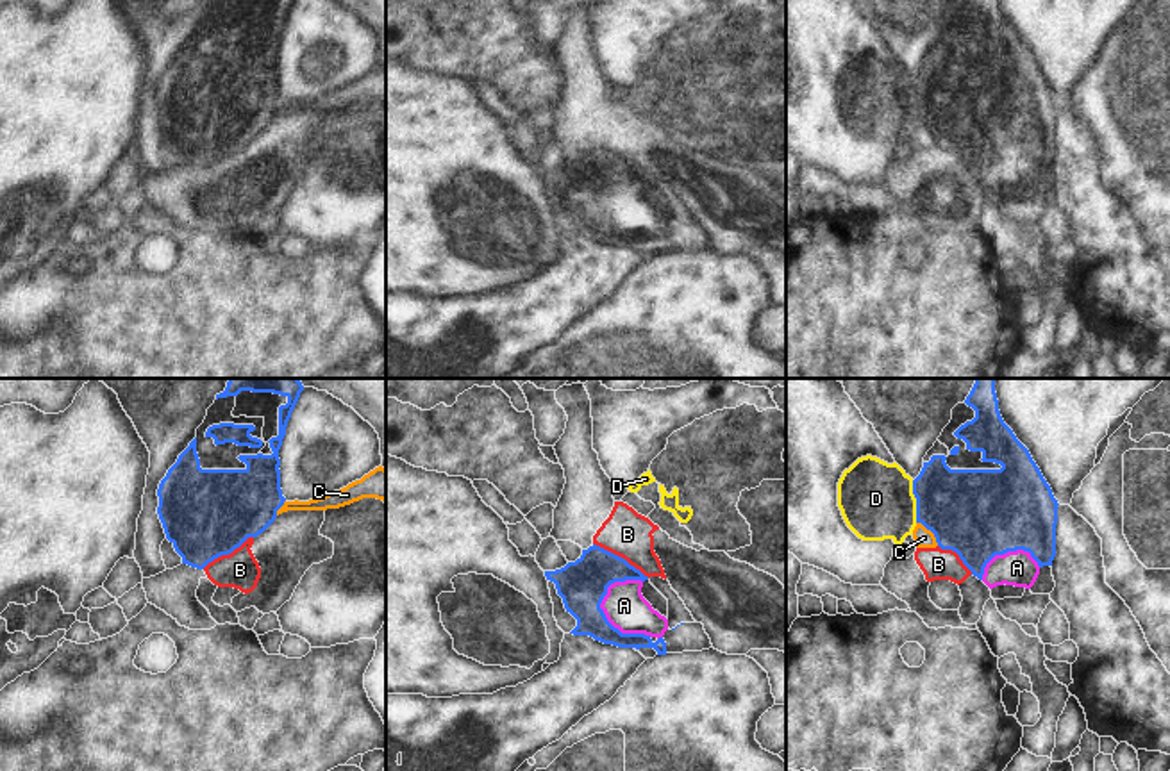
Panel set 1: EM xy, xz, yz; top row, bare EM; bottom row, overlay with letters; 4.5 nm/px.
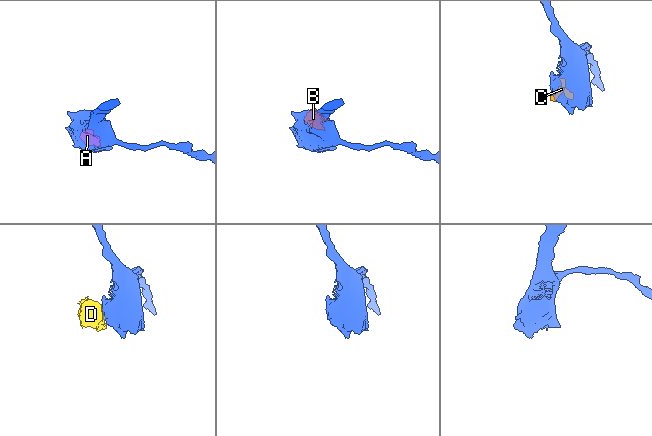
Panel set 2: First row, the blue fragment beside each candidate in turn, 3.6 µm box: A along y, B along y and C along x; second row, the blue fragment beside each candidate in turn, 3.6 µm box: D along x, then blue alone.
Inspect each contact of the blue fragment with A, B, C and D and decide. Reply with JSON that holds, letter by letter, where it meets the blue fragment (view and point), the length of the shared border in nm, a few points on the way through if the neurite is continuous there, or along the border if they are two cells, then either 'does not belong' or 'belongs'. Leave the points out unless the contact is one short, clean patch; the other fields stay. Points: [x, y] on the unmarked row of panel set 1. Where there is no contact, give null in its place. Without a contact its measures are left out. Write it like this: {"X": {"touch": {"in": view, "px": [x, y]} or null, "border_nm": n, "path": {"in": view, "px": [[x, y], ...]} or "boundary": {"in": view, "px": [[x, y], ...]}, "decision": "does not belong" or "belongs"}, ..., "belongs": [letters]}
{"A": {"touch": {"in": "xz", "px": [610, 223]}, "border_nm": 300, "path": {"in": "xz", "px": [[583, 184], [601, 202], [610, 223], [624, 206]]}, "decision": "belongs"}, "B": {"touch": {"in": "xz", "px": [620, 157]}, "border_nm": 300, "boundary": {"in": "xz", "px": [[593, 143], [624, 157], [649, 177]]}, "decision": "does not belong"}, "C": {"touch": {"in": "yz", "px": [931, 131]}, "border_nm": 150, "decision": "does not belong"}, "D": {"touch": {"in": "yz", "px": [917, 102]}, "border_nm": 190, "boundary": {"in": "yz", "px": [[911, 81], [917, 122]]}, "decision": "does not belong"}, "belongs": ["A"]}

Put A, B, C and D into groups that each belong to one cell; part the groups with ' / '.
A / B C D

